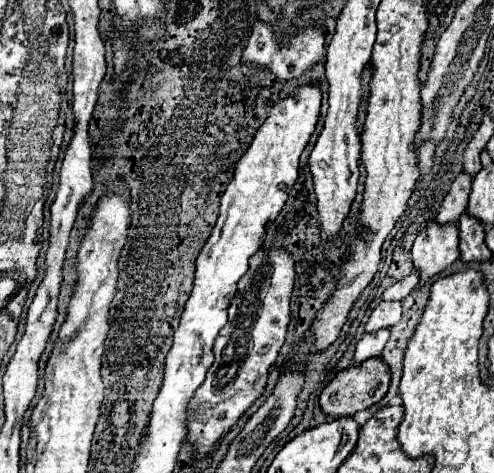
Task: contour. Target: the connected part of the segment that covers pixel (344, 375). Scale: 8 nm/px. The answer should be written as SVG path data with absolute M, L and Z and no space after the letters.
M370 358L368 362L362 362L360 366L350 366L342 372L336 374L336 378L322 390L320 394L320 406L324 414L330 418L340 418L340 416L354 416L358 410L370 408L376 402L380 402L390 384L390 370L382 358Z

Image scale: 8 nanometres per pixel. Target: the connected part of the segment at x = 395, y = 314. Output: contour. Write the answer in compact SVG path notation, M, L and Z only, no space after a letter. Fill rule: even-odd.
M382 300L370 314L370 320L366 322L366 332L376 332L380 328L392 328L400 320L400 316L402 316L402 302Z

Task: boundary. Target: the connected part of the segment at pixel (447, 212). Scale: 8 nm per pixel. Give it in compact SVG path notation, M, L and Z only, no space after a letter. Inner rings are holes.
M460 172L456 176L456 180L452 182L448 194L442 200L442 206L436 214L436 220L440 224L448 224L448 222L456 222L460 218L462 212L466 212L466 204L468 204L468 194L470 194L470 186L472 186L472 176L466 172Z

